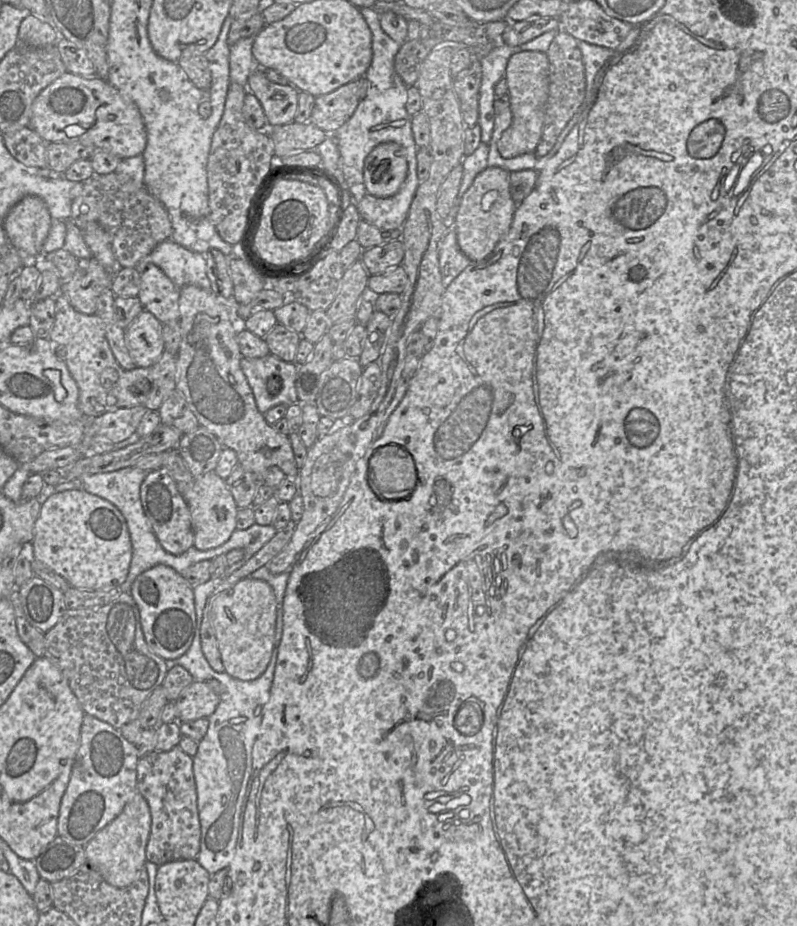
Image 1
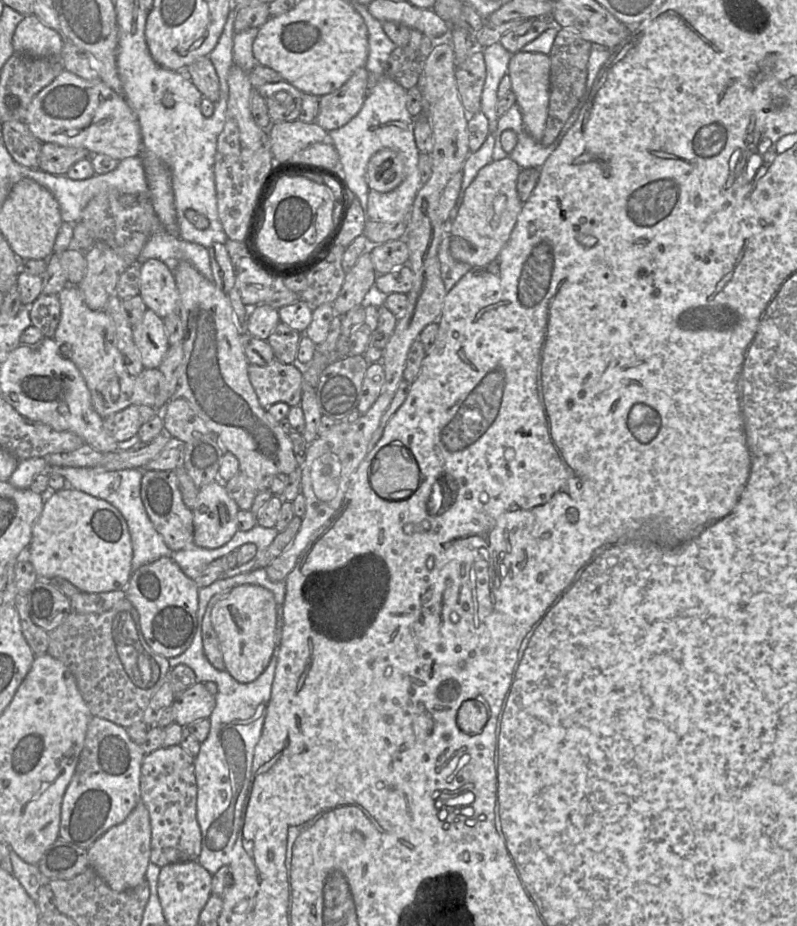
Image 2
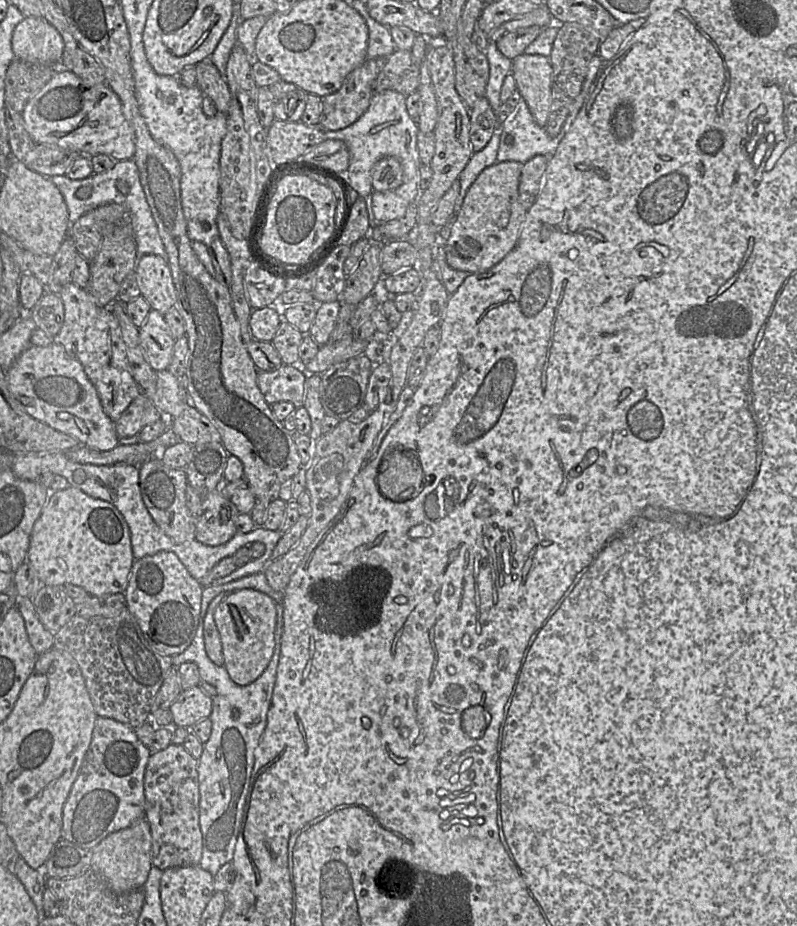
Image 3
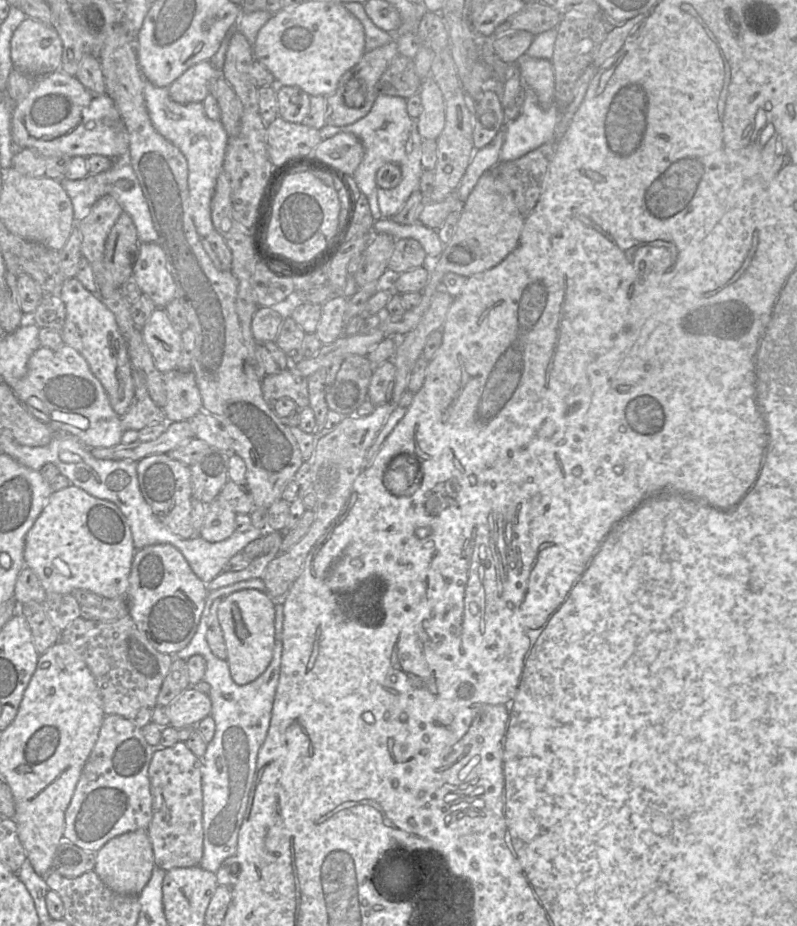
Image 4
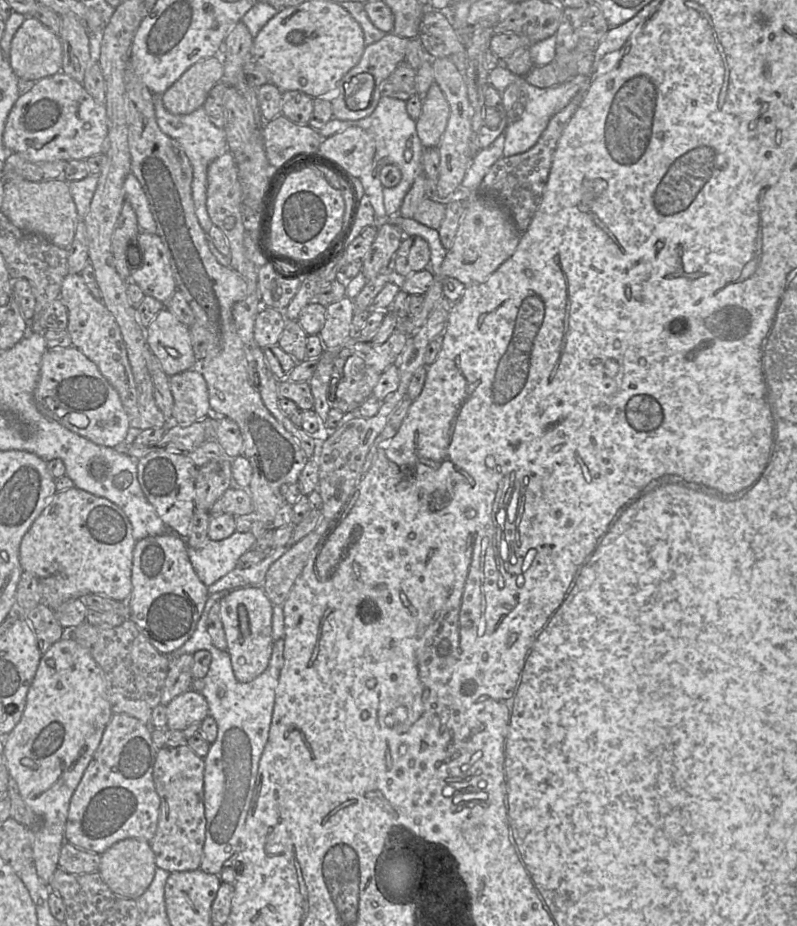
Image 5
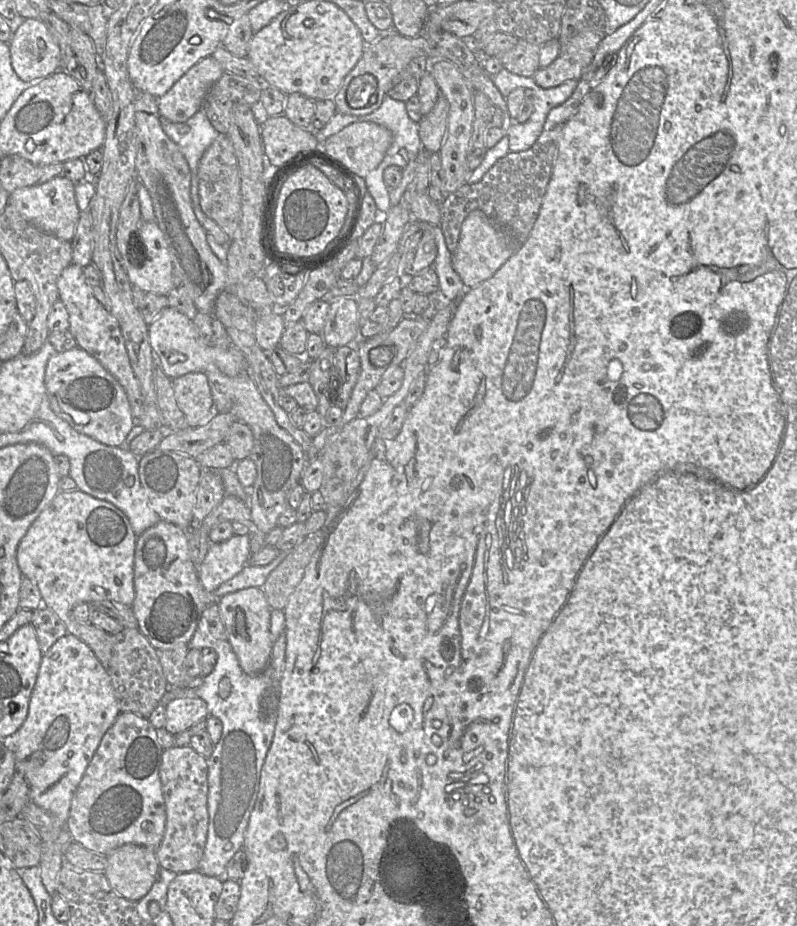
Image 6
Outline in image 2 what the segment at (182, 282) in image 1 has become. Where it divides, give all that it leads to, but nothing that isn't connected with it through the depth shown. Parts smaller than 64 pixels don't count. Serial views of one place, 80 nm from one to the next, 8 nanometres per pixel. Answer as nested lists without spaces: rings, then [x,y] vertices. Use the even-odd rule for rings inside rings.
[[[164,230],[154,234],[143,247],[136,263],[138,266],[149,259],[158,259],[174,272],[181,261],[190,262],[205,278],[213,281],[208,249],[187,242]]]

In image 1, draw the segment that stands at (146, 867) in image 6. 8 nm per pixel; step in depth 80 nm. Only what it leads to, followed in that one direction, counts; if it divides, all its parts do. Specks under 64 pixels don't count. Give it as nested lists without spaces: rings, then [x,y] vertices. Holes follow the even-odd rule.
[[[137,791],[122,812],[84,846],[87,864],[96,869],[110,885],[118,888],[129,886],[145,867],[150,828],[151,815],[148,803]]]

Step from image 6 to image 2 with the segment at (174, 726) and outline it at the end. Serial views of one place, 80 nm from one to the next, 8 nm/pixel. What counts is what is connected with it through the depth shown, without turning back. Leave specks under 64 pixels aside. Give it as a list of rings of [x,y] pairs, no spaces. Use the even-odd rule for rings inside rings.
[[[196,682],[175,697],[172,704],[174,723],[186,727],[200,719],[209,719],[215,708],[215,697],[203,682]]]

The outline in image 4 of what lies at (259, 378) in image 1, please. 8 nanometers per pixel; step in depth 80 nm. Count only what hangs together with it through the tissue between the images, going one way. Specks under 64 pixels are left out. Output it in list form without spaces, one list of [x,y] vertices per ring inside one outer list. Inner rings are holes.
[[[289,368],[278,374],[265,375],[261,379],[261,388],[264,398],[270,403],[290,398],[299,409],[309,407],[307,379]]]

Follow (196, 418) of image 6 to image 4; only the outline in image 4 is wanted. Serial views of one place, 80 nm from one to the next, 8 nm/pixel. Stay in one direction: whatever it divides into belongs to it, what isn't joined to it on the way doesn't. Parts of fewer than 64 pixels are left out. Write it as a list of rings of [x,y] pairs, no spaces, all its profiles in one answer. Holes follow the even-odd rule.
[[[171,370],[162,374],[167,401],[162,408],[167,422],[183,422],[203,411],[202,398],[191,371]]]

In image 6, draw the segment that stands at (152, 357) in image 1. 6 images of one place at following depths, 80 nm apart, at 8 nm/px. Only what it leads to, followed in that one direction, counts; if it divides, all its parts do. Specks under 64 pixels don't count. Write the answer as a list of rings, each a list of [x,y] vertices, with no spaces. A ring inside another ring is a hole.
[[[165,308],[149,325],[148,335],[151,348],[160,359],[162,370],[170,379],[190,372],[205,372],[212,367],[231,377],[247,373],[247,361],[238,349],[233,346],[206,345],[201,340],[193,320],[175,308]]]

